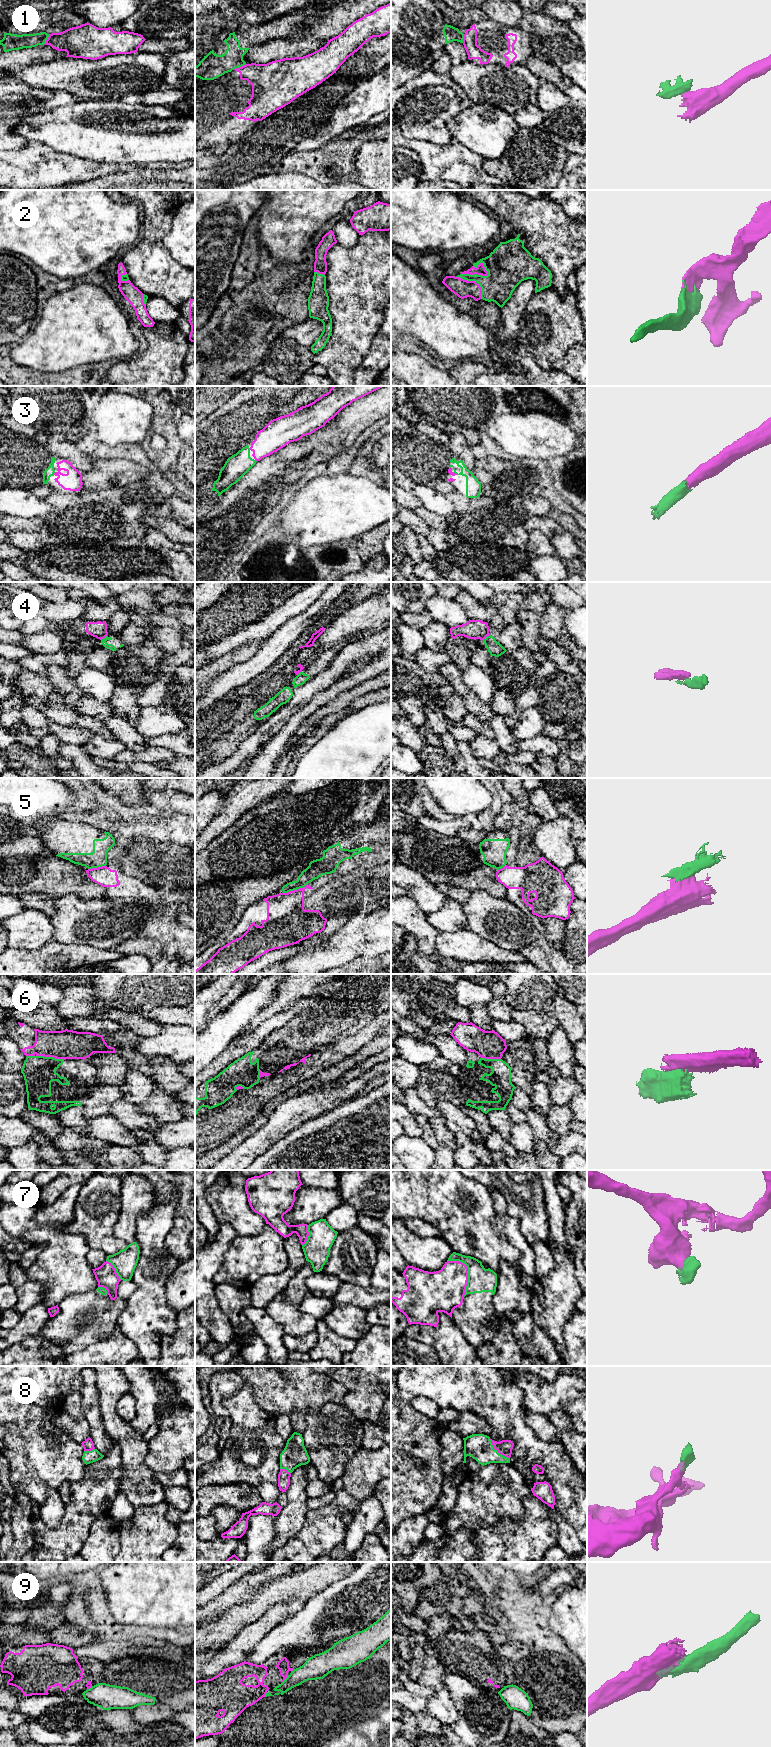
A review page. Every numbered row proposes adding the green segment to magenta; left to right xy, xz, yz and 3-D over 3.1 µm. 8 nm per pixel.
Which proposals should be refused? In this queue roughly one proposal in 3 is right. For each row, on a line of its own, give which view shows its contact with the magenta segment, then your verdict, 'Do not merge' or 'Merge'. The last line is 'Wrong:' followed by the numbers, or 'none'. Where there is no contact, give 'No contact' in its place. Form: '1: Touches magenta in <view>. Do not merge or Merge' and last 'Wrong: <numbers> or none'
1: Touches magenta in xz. Do not merge
2: Touches magenta in yz. Merge
3: Touches magenta in xy. Merge
4: Touches magenta in yz. Do not merge
5: Touches magenta in xz. Do not merge
6: Touches magenta in xy. Do not merge
7: Touches magenta in yz. Do not merge
8: Touches magenta in yz. Merge
9: Touches magenta in xz. Do not merge
Wrong: 1, 4, 5, 6, 7, 9

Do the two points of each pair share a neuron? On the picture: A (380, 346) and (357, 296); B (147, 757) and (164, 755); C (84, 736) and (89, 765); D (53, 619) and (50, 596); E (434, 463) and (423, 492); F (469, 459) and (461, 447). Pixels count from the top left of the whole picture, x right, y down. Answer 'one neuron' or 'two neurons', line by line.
A: two neurons
B: one neuron
C: two neurons
D: two neurons
E: two neurons
F: one neuron

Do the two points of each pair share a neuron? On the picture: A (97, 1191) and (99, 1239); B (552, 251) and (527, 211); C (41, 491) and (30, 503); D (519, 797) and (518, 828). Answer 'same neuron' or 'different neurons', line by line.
A: same neuron
B: same neuron
C: different neurons
D: different neurons

